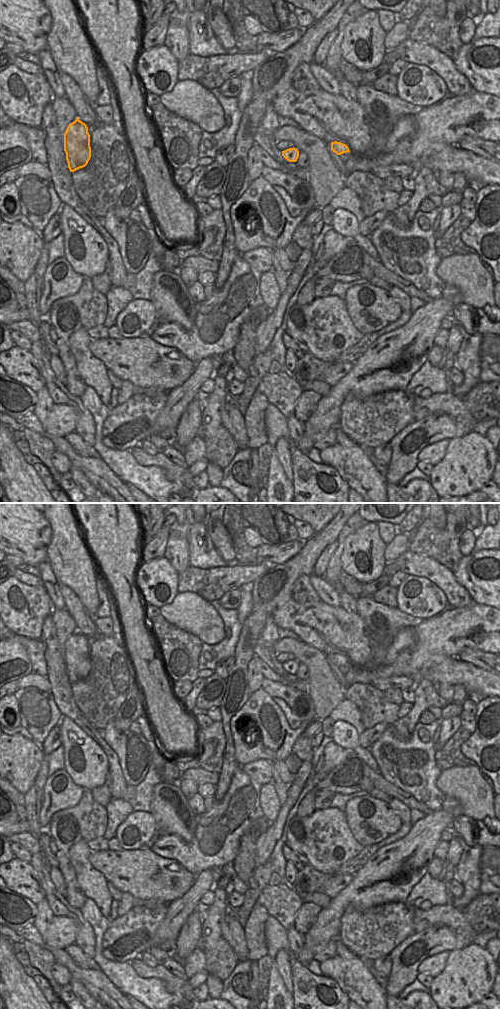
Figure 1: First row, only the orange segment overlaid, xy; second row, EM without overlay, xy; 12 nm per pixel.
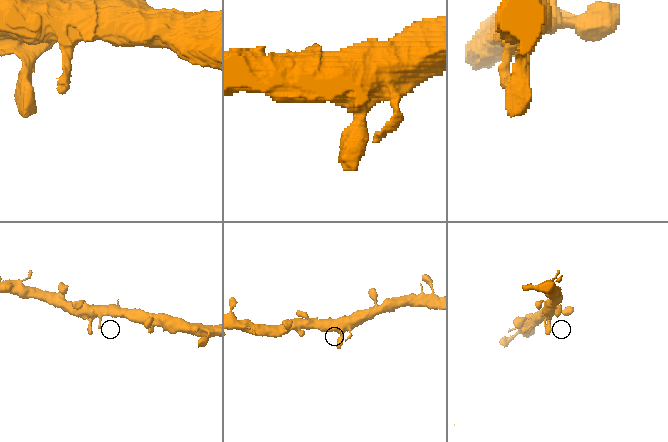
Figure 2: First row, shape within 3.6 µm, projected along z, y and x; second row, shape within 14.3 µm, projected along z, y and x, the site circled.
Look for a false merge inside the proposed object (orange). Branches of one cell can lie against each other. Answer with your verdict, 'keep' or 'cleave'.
keep

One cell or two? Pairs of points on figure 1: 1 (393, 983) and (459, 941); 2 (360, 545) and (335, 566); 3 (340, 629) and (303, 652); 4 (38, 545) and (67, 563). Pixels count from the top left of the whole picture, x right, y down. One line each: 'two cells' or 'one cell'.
1: one cell
2: two cells
3: two cells
4: two cells

